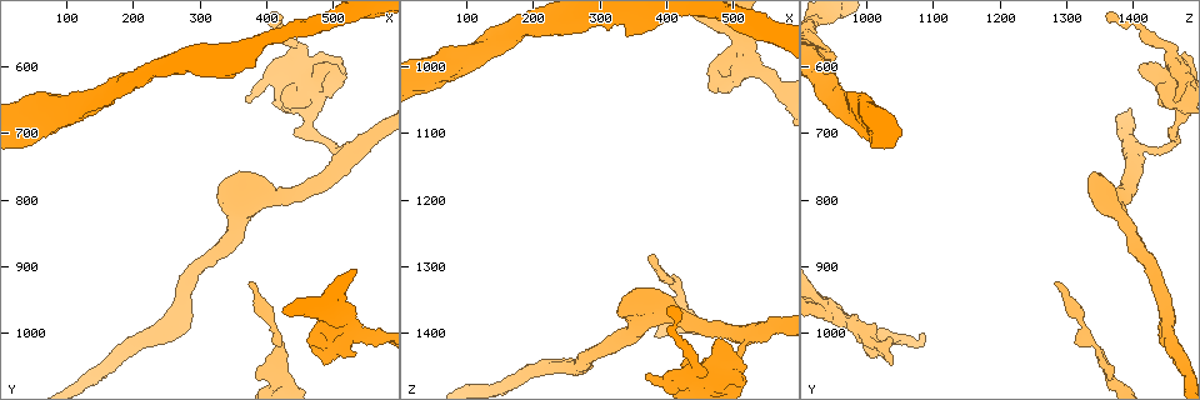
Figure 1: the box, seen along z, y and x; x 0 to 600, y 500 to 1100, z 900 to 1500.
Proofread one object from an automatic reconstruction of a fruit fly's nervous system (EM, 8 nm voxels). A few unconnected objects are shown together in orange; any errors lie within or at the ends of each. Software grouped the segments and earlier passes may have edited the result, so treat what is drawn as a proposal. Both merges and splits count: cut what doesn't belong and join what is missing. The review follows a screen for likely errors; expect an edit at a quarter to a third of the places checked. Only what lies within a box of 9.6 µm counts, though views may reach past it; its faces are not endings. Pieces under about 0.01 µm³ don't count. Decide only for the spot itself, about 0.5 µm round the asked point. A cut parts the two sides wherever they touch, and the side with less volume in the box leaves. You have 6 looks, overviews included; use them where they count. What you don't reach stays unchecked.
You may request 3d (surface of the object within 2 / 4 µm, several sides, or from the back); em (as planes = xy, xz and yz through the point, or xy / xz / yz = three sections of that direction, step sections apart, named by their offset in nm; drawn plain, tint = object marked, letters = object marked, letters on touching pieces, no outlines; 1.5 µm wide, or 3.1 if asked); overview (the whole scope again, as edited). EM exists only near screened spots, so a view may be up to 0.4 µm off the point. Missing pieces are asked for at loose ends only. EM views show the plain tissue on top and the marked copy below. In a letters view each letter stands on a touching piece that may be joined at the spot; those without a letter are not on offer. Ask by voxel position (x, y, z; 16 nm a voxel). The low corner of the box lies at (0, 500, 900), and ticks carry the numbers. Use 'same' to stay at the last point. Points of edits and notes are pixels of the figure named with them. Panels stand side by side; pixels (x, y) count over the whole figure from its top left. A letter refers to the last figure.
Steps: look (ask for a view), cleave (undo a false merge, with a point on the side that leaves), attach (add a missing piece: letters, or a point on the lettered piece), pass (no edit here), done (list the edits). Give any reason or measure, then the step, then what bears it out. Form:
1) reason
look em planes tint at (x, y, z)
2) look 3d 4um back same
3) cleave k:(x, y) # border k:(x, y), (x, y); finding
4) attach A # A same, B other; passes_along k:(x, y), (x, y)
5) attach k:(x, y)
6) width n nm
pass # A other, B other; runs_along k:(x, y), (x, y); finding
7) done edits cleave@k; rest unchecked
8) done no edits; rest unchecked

look 3d 2um at (470, 1020, 1015)

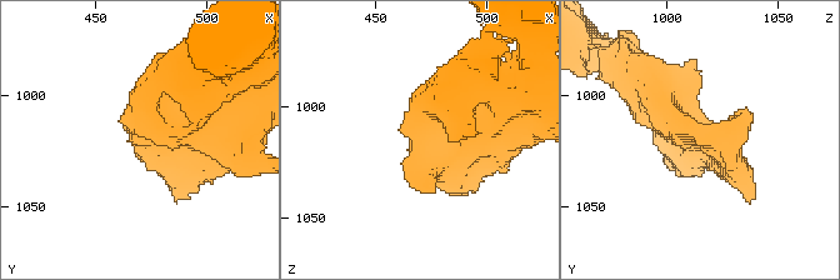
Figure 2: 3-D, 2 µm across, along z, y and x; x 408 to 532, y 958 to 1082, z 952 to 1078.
now the EM
look em planes letters at (466, 1019, 1012)

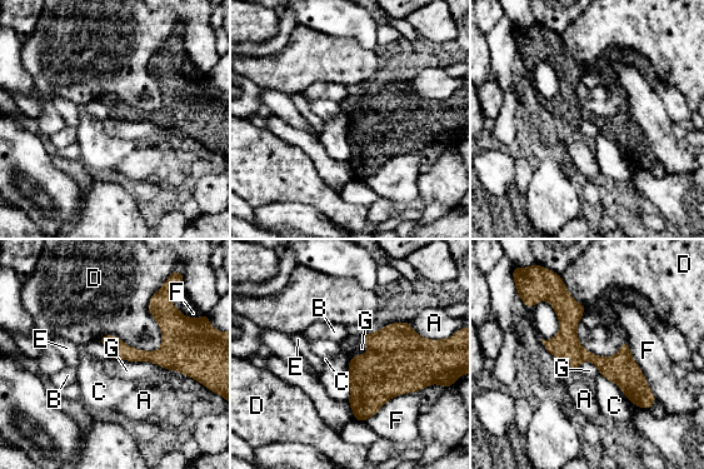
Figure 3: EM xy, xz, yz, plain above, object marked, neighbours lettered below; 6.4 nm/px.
longest_contact D 550 nm
pass # A other, B other, C other, D other, E other, F other, G other; border 3:(109, 355), (151, 360), (169, 370); no lettered piece goes on from it

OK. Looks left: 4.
end of a long branch
look 3d 2um at (380, 920, 1280)

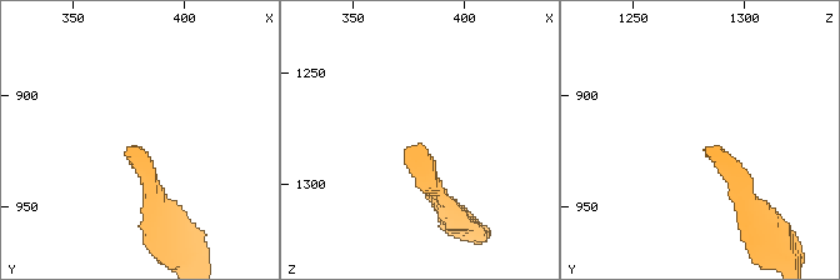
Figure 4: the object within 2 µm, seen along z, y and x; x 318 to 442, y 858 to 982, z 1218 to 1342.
look em planes letters at (377, 924, 1283)

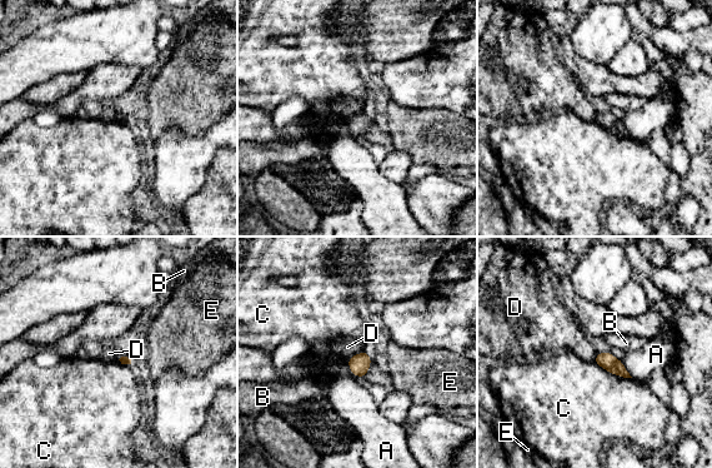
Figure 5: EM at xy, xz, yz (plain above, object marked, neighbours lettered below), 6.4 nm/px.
longest_contact C 260 nm
pass # A other, B other, C other, D other, E other; none of them fits

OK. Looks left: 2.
calibre changes
look em planes letters at (515, 725, 1420)

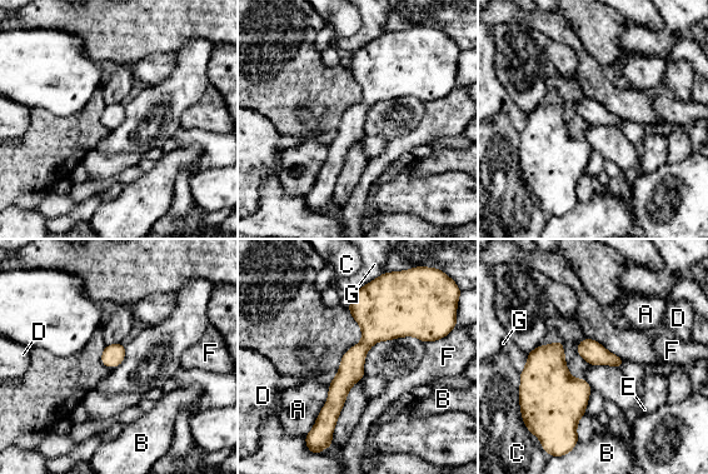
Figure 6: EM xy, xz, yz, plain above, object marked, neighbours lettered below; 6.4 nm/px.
longest_contact A 340 nm
pass # A other, B other, C other, D other, E other, F other, G other; runs_along 6:(372, 285), (372, 333), (329, 428); one cell here

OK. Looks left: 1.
done no edits; rest unchecked

